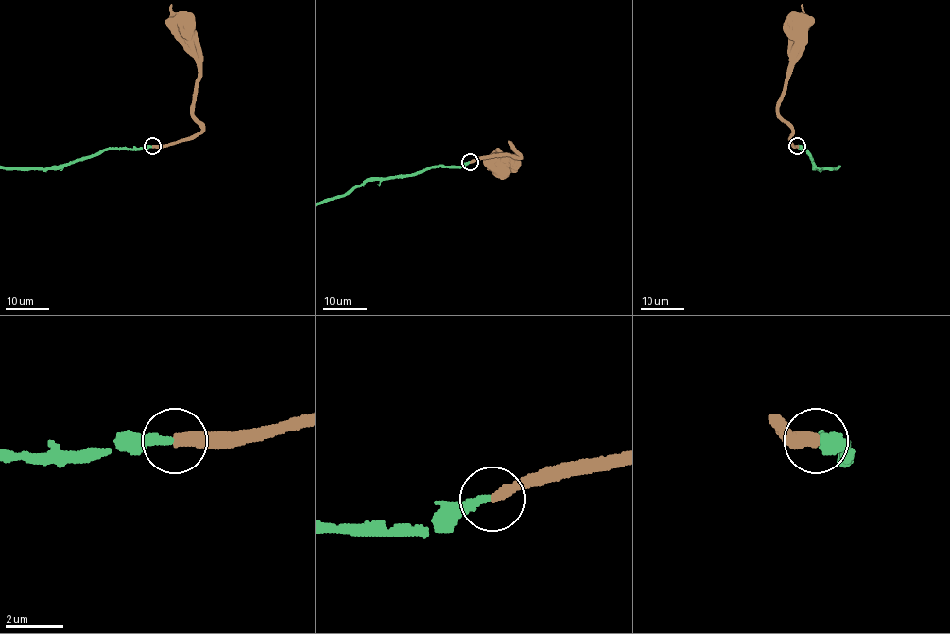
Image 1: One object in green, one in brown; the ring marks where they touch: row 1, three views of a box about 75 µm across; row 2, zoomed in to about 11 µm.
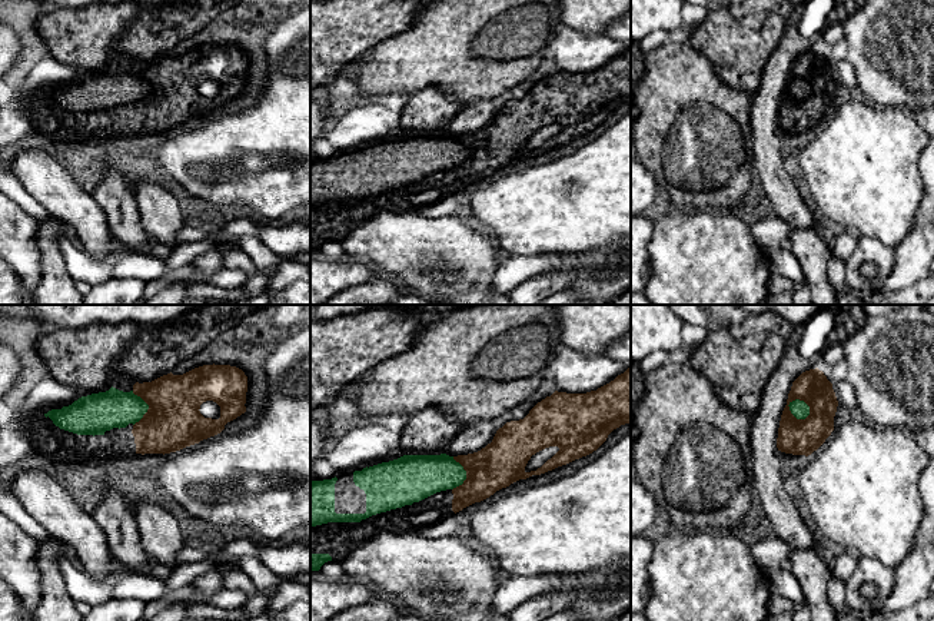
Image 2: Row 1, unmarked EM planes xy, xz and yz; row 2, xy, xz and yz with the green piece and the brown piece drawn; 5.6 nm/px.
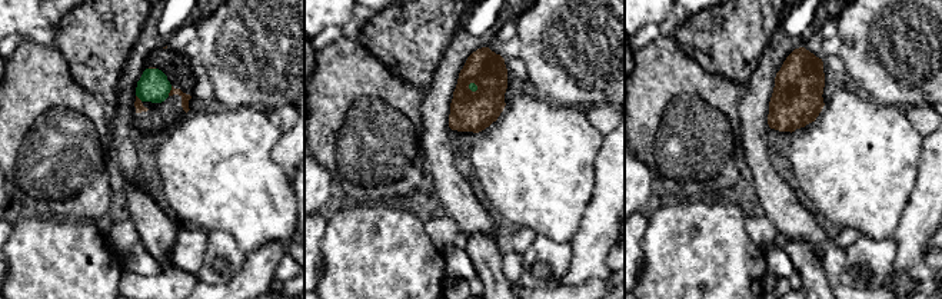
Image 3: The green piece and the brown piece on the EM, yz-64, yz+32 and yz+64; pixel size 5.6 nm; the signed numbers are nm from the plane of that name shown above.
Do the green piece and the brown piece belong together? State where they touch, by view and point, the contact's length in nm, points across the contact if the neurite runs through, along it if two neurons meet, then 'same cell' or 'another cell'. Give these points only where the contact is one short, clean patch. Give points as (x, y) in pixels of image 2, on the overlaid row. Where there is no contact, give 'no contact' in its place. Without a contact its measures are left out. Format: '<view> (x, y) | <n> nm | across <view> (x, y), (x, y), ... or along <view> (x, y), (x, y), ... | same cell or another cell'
yz (797, 418) | 140 nm | across yz (800, 409), (797, 418), (798, 437) | same cell

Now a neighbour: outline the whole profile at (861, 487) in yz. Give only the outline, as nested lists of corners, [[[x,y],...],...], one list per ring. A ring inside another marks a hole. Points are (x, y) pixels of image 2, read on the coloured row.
[[[855,415],[808,455],[798,485],[812,521],[832,548],[852,549],[897,568],[911,551],[924,517],[918,481],[928,459],[910,431],[880,428]]]

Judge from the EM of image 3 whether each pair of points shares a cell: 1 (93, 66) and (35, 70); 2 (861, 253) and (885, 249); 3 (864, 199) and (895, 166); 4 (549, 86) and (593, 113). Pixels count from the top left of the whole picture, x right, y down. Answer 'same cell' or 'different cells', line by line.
1: different cells
2: same cell
3: same cell
4: different cells

